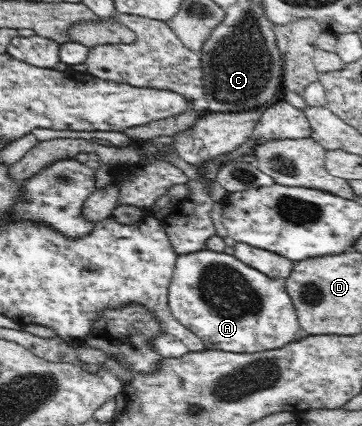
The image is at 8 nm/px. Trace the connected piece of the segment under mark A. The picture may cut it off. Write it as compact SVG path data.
M208 248L178 256L167 309L175 321L202 339L206 350L245 354L275 350L295 342L301 328L282 278L264 275L234 255Z

